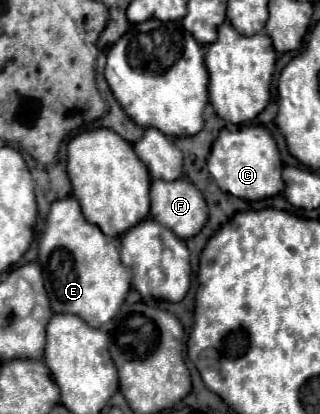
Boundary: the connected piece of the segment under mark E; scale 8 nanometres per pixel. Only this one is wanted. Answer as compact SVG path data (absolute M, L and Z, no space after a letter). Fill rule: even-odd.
M75 197L51 203L47 227L39 241L39 263L53 311L79 315L93 327L109 323L119 313L131 287L131 273L121 265L117 247L99 227L85 221Z

